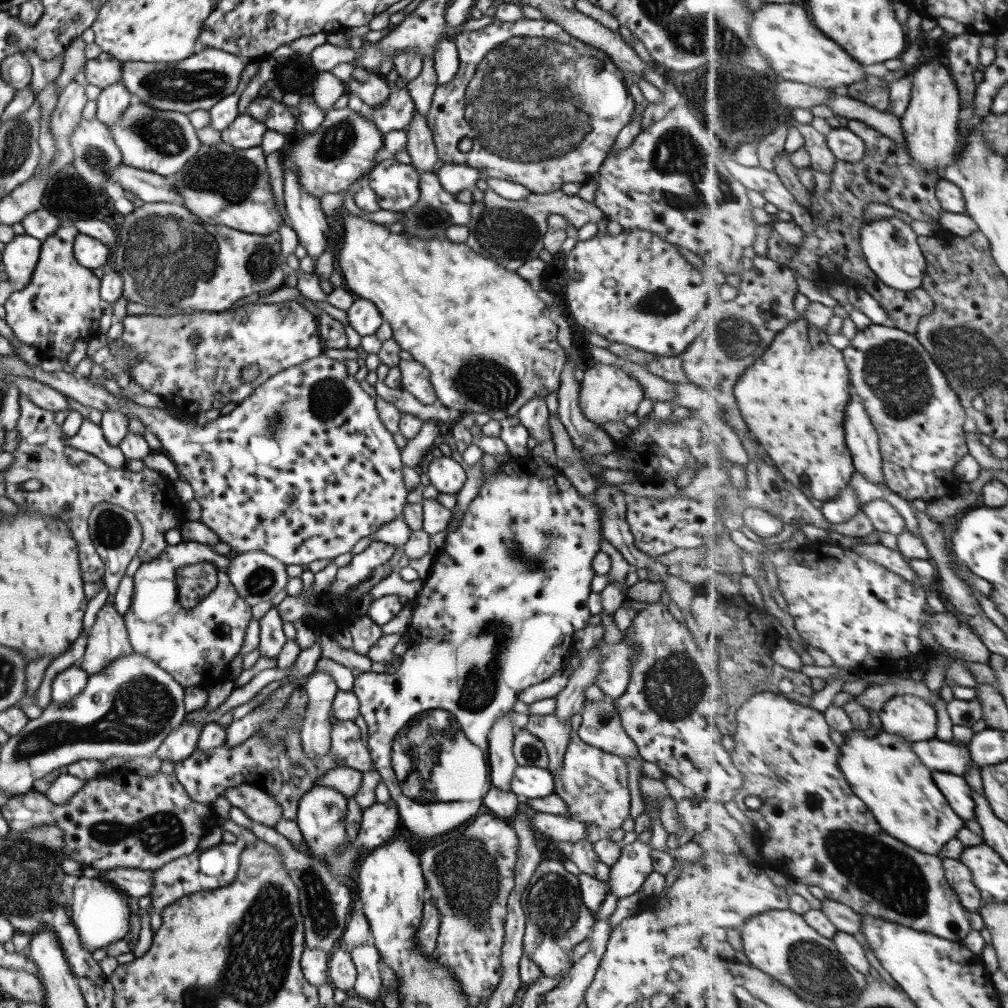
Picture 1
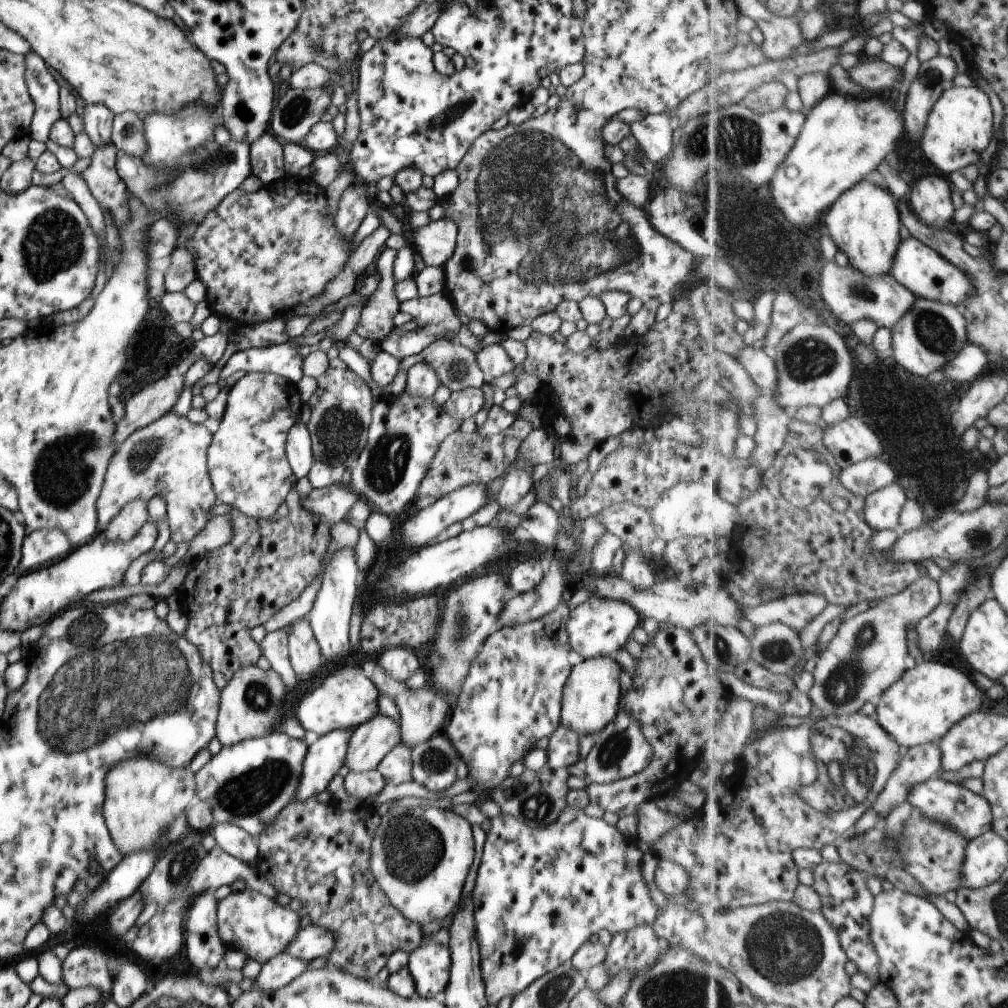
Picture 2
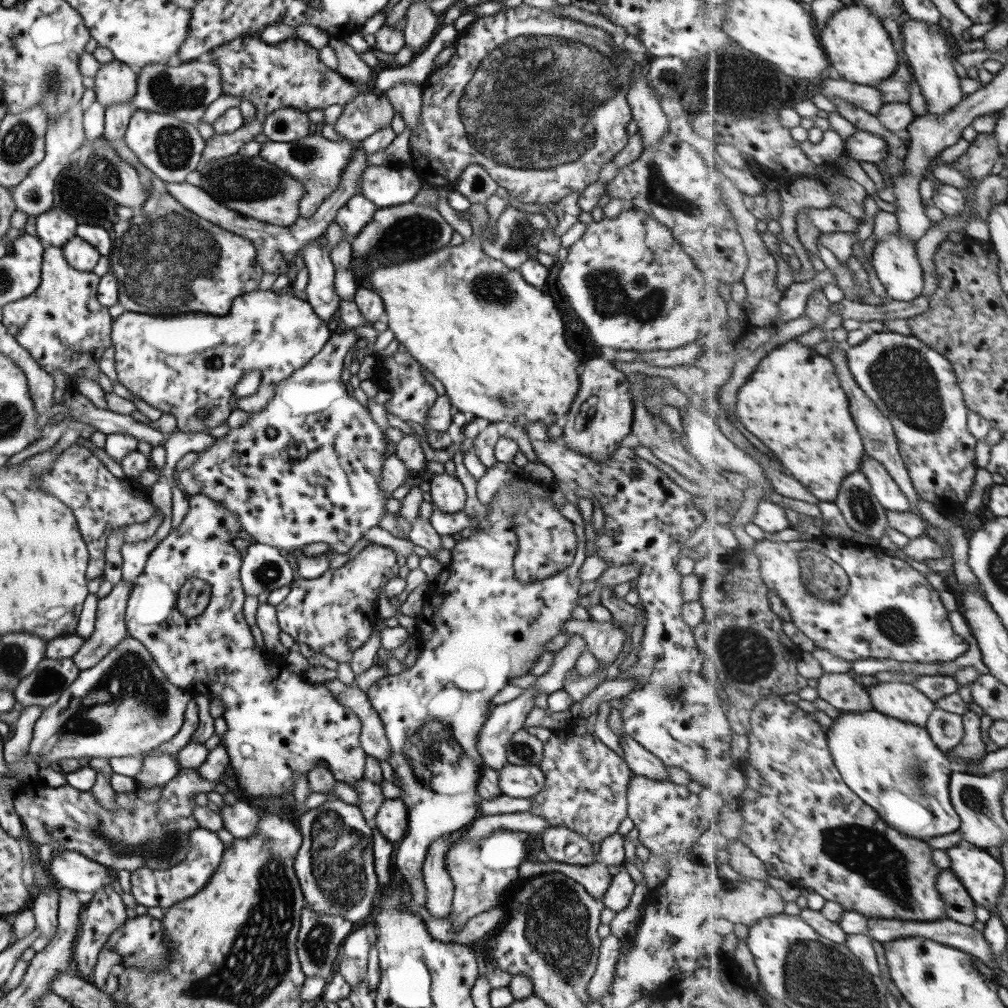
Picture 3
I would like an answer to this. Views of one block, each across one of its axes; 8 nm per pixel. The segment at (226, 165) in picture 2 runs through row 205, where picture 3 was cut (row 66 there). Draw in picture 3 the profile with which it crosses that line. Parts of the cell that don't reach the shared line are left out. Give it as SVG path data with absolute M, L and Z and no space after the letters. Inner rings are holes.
M189 61L185 63L147 64L136 74L137 88L131 97L133 109L170 114L181 122L195 125L202 112L215 98L221 96L219 68L210 62Z

